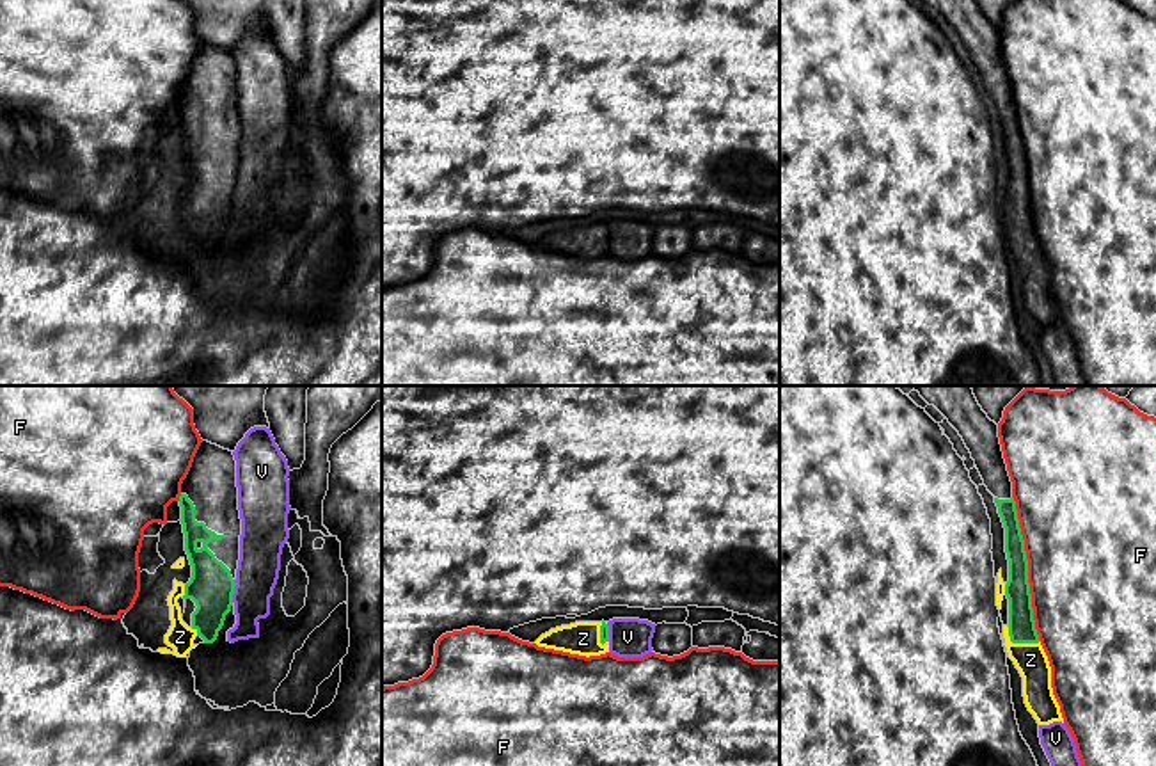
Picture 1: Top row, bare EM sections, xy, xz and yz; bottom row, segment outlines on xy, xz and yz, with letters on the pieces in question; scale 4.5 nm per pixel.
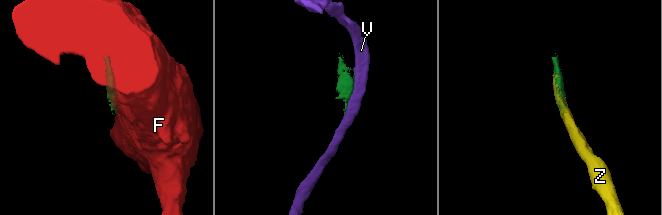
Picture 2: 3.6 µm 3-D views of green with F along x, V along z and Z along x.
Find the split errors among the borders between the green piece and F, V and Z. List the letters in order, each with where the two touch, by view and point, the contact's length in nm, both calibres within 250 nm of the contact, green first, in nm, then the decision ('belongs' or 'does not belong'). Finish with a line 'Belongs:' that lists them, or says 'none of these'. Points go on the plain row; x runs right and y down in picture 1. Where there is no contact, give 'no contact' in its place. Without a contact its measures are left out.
F: yz (1027, 171) | 650 nm | 120/500 nm | does not belong
V: xy (233, 192) | 110 nm | 200/190 nm | does not belong
Z: yz (1020, 244) | 170 nm | 130/150 nm | belongs
Belongs: Z

